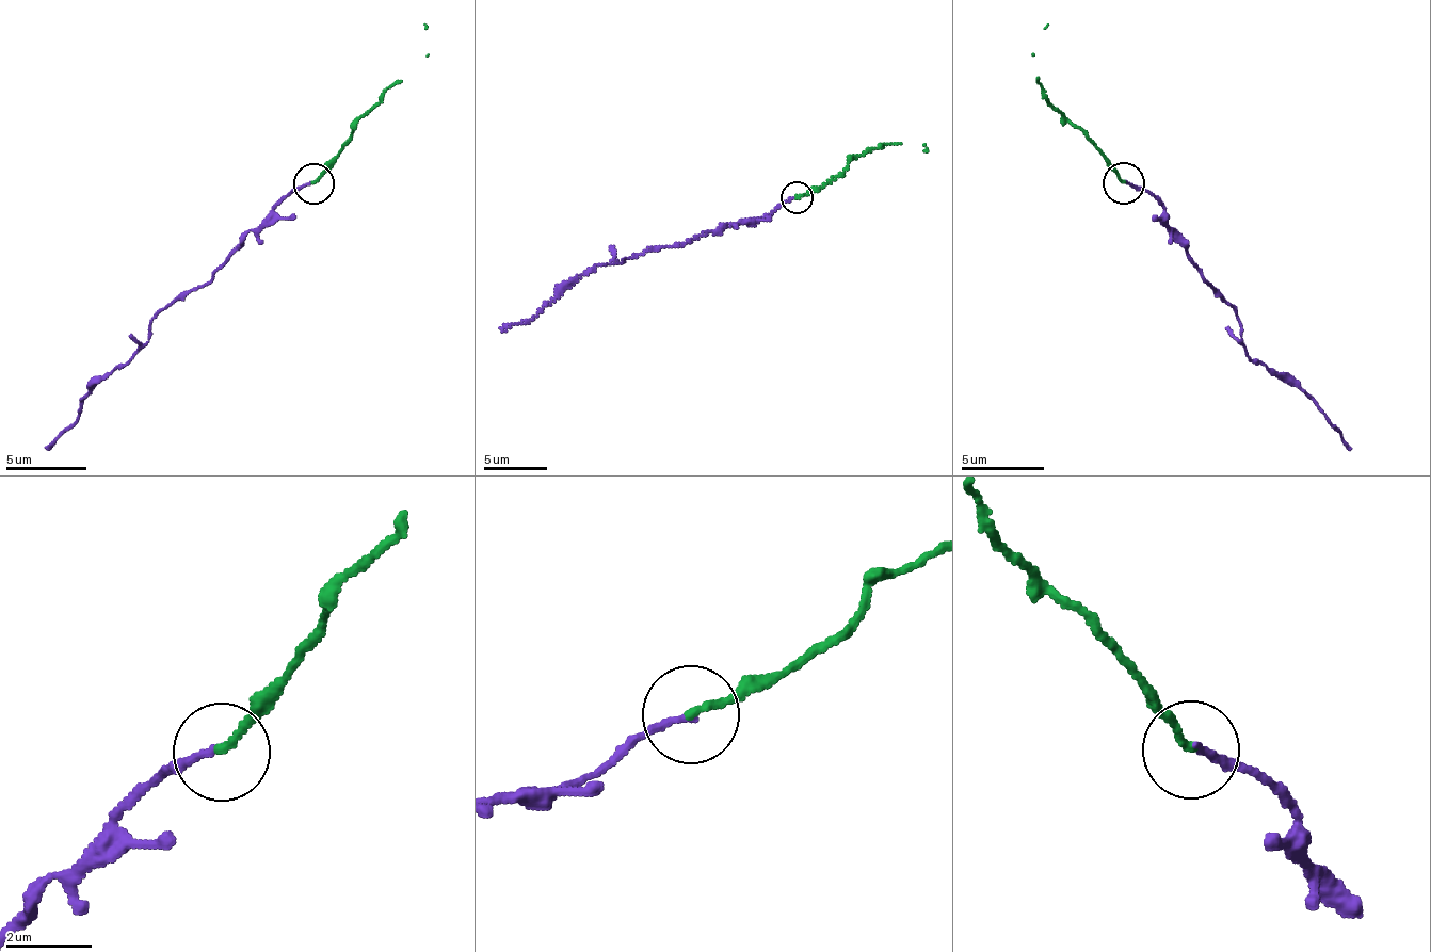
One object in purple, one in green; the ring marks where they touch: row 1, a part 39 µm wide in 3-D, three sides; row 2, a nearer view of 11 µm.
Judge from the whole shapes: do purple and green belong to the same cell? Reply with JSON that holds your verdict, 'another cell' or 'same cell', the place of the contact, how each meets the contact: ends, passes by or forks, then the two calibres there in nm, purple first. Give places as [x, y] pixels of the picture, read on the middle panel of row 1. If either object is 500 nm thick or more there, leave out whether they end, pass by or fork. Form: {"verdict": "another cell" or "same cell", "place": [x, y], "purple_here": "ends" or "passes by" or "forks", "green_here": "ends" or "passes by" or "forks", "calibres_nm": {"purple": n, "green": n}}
{"verdict": "same cell", "place": [797, 197], "purple_here": "ends", "green_here": "ends", "calibres_nm": {"purple": 150, "green": 180}}

